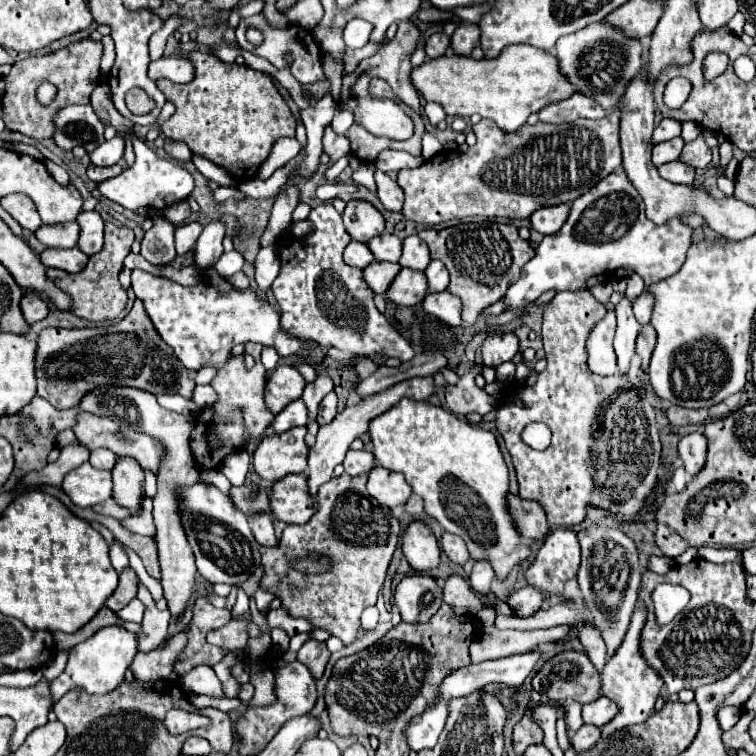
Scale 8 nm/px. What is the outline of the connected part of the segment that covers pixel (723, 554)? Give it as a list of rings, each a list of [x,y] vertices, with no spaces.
[[[700,547],[698,555],[712,563],[730,563],[730,561],[738,561],[742,553],[740,549],[732,549],[732,547]]]

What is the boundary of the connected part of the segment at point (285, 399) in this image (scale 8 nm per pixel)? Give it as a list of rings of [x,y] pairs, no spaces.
[[[278,365],[268,383],[266,383],[266,393],[264,393],[264,401],[266,407],[276,415],[280,413],[290,401],[298,399],[304,391],[304,377],[298,373],[296,367],[290,365]]]

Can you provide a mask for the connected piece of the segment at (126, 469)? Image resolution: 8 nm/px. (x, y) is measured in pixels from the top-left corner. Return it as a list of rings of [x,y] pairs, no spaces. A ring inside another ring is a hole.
[[[118,457],[114,469],[114,493],[112,497],[132,511],[136,511],[144,497],[144,471],[132,457]]]

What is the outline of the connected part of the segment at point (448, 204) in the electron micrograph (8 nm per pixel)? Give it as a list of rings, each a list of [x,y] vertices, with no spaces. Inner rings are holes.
[[[616,109],[610,115],[596,121],[578,119],[574,123],[562,123],[562,125],[550,125],[550,123],[522,125],[522,129],[514,133],[506,133],[498,129],[494,121],[482,119],[480,123],[476,123],[476,129],[474,129],[478,143],[470,147],[466,153],[440,151],[438,155],[434,155],[420,167],[402,169],[398,173],[398,185],[404,189],[404,195],[406,195],[402,215],[406,215],[408,219],[416,223],[431,227],[442,221],[460,219],[468,215],[526,219],[544,205],[572,203],[576,197],[592,189],[598,181],[602,181],[606,175],[610,175],[622,165],[622,149],[620,149],[620,137],[618,137],[620,115],[622,113],[618,113]]]

